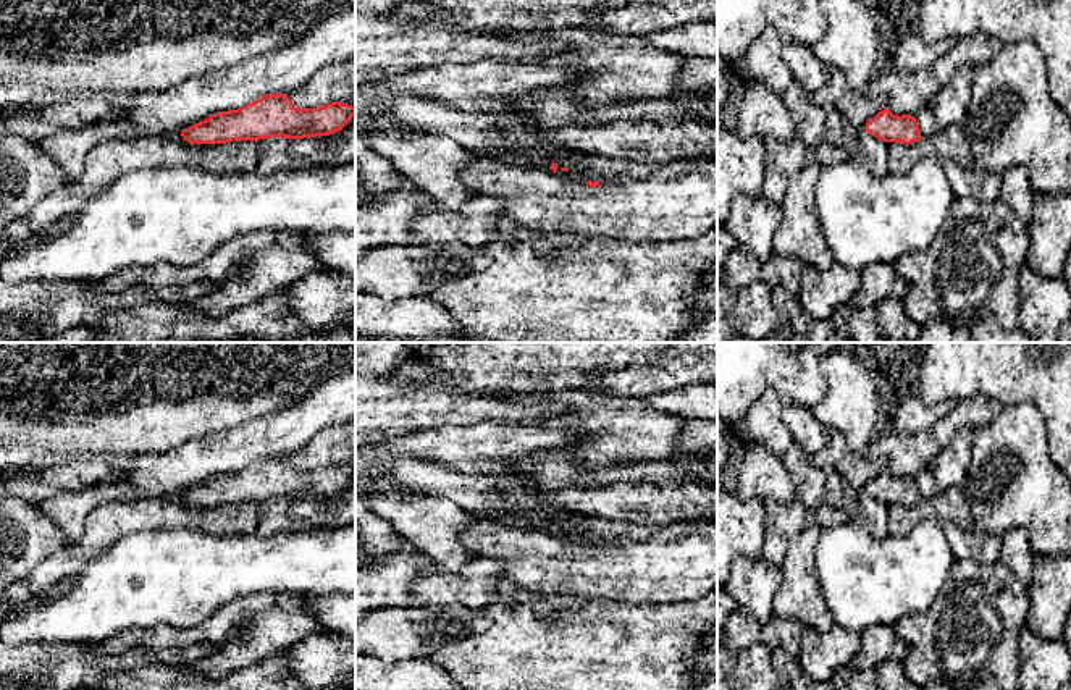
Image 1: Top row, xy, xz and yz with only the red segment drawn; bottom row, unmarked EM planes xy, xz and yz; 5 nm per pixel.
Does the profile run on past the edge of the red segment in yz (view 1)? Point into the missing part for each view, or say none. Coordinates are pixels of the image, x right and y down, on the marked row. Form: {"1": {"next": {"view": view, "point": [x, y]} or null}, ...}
{"1": {"next": null}}

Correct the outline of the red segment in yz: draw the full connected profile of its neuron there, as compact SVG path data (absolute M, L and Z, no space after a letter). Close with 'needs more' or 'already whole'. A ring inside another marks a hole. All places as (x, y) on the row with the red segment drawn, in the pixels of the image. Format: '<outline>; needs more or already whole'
M887 108L871 118L864 129L884 142L913 144L922 137L914 116L898 116Z; already whole

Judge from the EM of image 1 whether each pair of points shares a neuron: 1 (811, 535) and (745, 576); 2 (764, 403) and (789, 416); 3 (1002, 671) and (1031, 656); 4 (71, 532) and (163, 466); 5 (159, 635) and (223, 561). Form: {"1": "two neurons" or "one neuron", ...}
{"1": "two neurons", "2": "two neurons", "3": "two neurons", "4": "one neuron", "5": "two neurons"}

